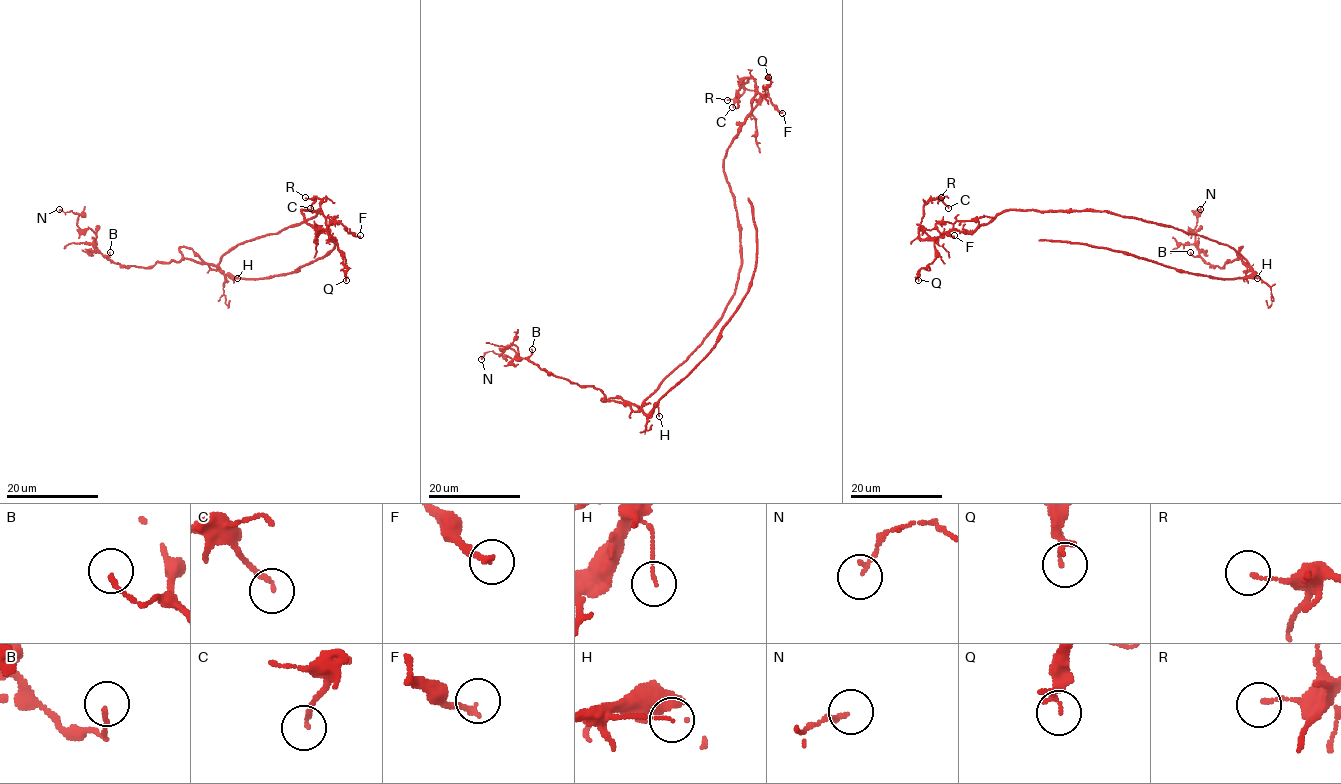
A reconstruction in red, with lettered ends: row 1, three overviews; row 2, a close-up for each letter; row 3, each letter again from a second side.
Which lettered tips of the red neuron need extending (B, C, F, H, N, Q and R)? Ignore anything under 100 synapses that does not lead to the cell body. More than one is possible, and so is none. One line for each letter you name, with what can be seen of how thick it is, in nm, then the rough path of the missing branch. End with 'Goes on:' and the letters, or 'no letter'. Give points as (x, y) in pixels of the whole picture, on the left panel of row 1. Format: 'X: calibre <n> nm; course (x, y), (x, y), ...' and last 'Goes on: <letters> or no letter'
Goes on: no letter

